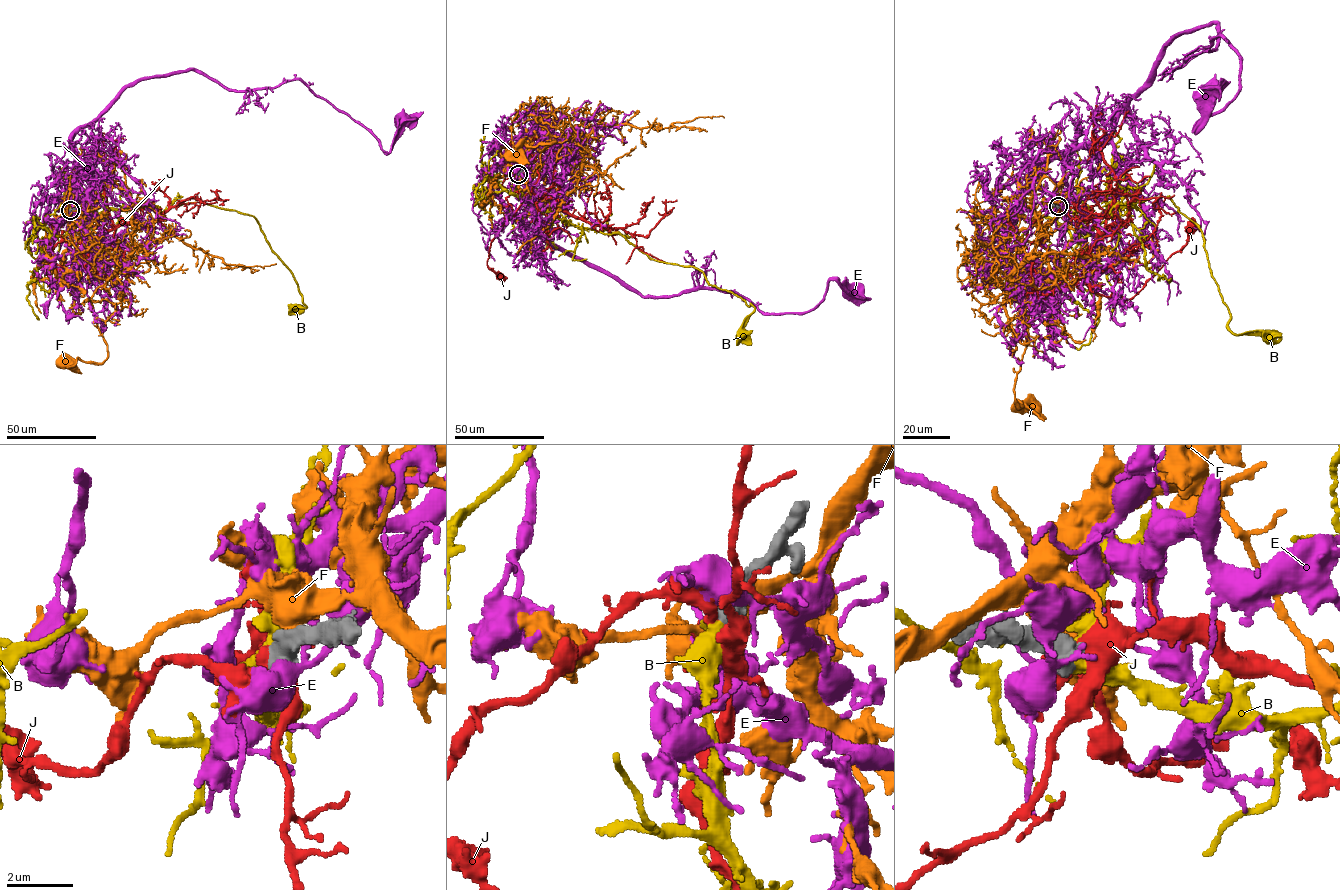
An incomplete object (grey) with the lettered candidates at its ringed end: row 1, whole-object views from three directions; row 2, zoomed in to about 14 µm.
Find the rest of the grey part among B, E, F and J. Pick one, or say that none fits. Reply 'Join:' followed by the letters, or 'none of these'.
Join: B

